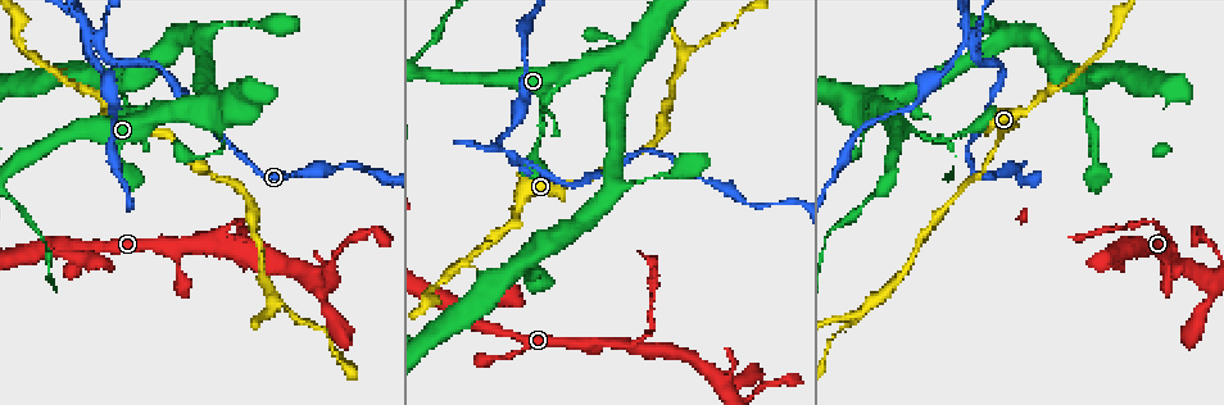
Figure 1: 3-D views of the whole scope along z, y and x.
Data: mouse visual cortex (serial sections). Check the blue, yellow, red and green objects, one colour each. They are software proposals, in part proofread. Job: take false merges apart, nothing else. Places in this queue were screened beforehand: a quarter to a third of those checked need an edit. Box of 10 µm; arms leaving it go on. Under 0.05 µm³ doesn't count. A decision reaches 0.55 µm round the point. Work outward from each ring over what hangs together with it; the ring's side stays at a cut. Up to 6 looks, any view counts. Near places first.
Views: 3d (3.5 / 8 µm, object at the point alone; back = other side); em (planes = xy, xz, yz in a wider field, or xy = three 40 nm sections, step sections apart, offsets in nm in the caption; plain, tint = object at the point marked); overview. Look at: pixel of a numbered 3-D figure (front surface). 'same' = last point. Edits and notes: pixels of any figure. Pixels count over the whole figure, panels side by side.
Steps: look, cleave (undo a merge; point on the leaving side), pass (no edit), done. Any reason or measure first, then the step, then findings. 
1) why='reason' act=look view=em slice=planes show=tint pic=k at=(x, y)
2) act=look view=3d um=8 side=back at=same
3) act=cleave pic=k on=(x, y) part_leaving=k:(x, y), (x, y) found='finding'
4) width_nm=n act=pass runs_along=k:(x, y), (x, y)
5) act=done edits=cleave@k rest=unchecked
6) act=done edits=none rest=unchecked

why='sharp bend' act=look view=3d um=3.5 pic=1 at=(99, 42)

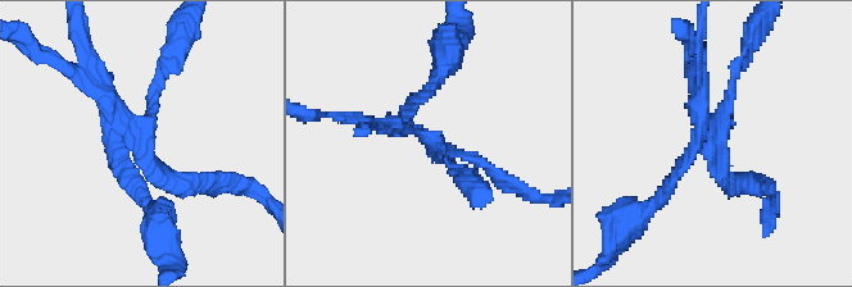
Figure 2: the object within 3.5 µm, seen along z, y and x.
arms=4 arm_widths_nm=150,150,150,250 why='now the EM' act=look view=em slice=xy step=5 show=tint pic=2 at=(426, 134)

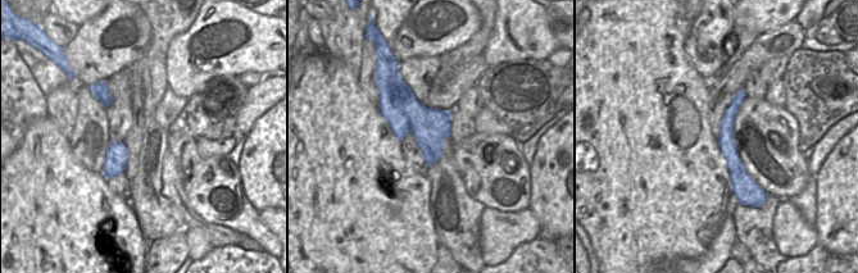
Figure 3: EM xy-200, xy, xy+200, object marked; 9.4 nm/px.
width_nm=360 act=cleave pic=2 on=(671, 180) border=3:(387, 90), (411, 130) found='two cells meet here'

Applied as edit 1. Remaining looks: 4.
why='see it whole again' act=look view=overview

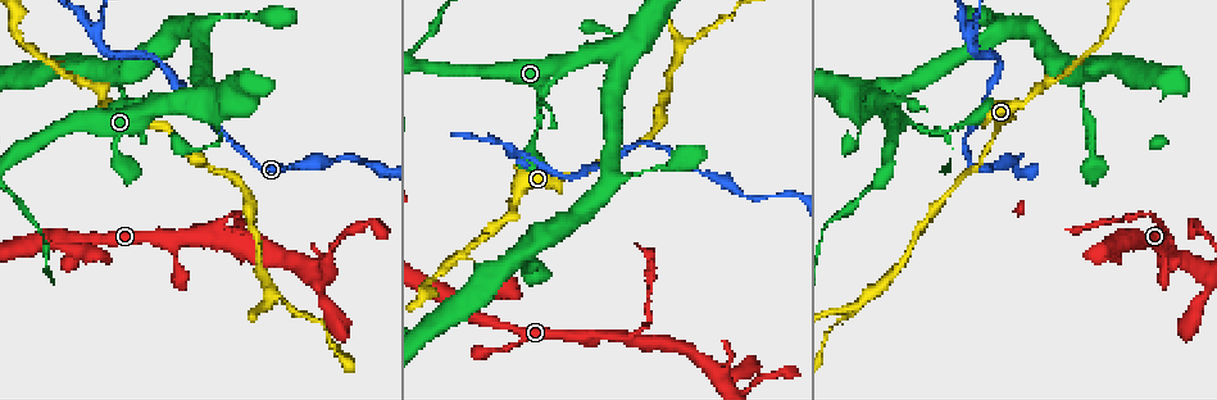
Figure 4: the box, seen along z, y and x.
why='three-way junction' act=look view=3d um=3.5 pic=4 at=(623, 334)

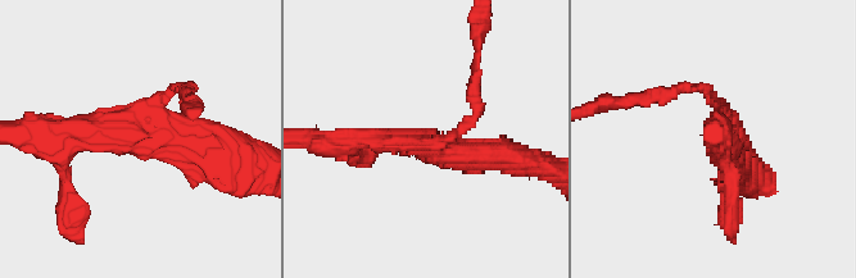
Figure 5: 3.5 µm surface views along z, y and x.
arms=3 arm_widths_nm=150,250,400 why='shape alone is not enough' act=look view=em slice=xy step=3 show=tint pic=5 at=(427, 143)

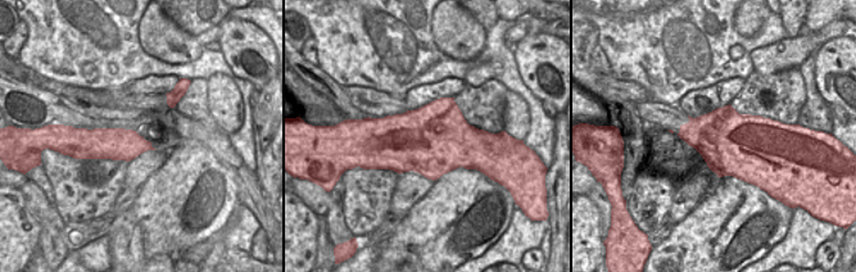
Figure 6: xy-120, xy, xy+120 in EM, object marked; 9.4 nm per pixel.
act=cleave pic=5 on=(666, 95) part_leaving=5:(705, 91), (603, 103) found='a second cell is stuck on'

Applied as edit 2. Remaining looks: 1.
act=done edits=cleave@2,cleave@5 rest=unchecked

